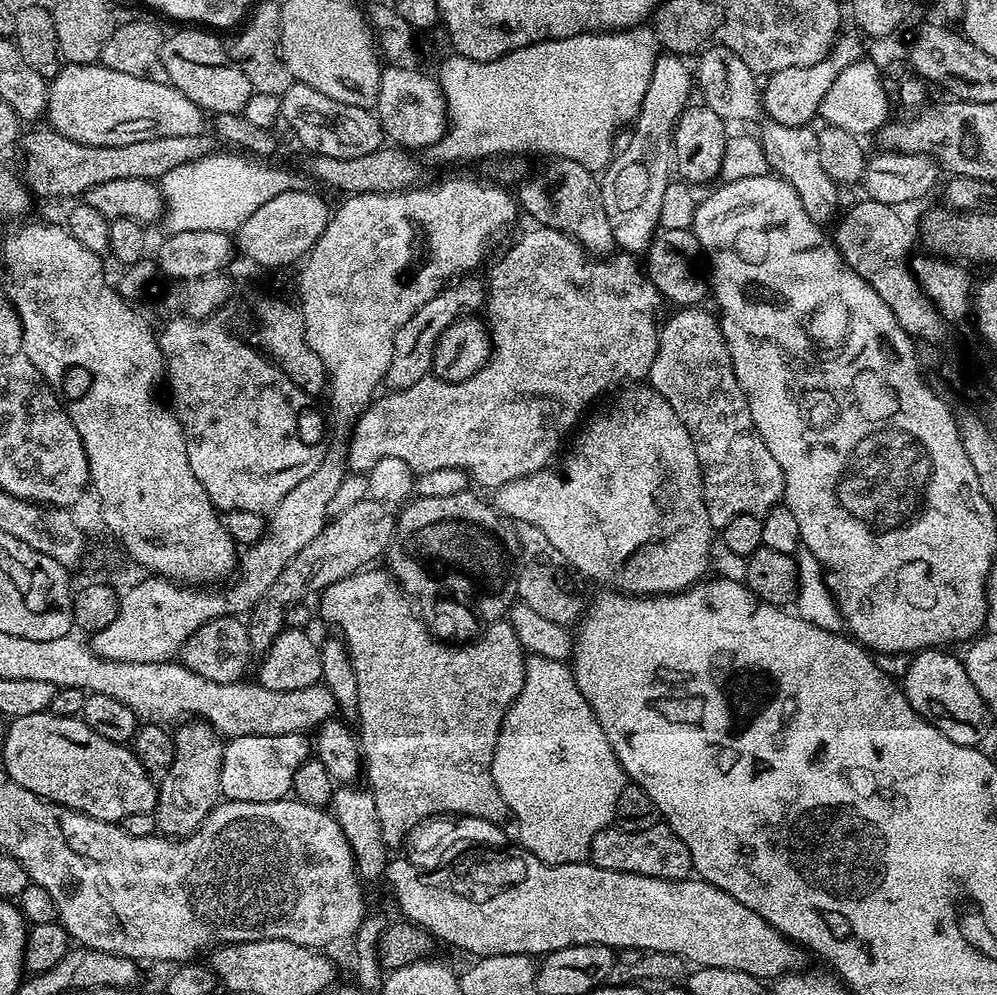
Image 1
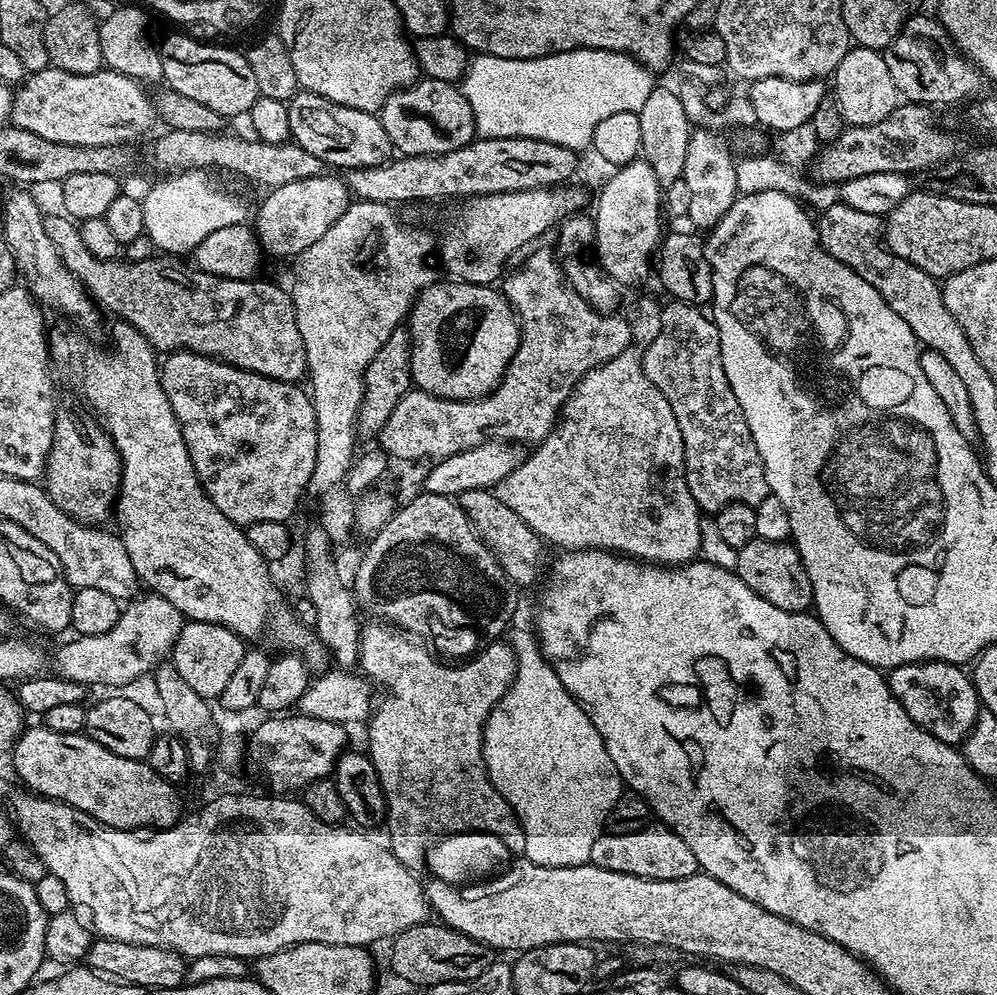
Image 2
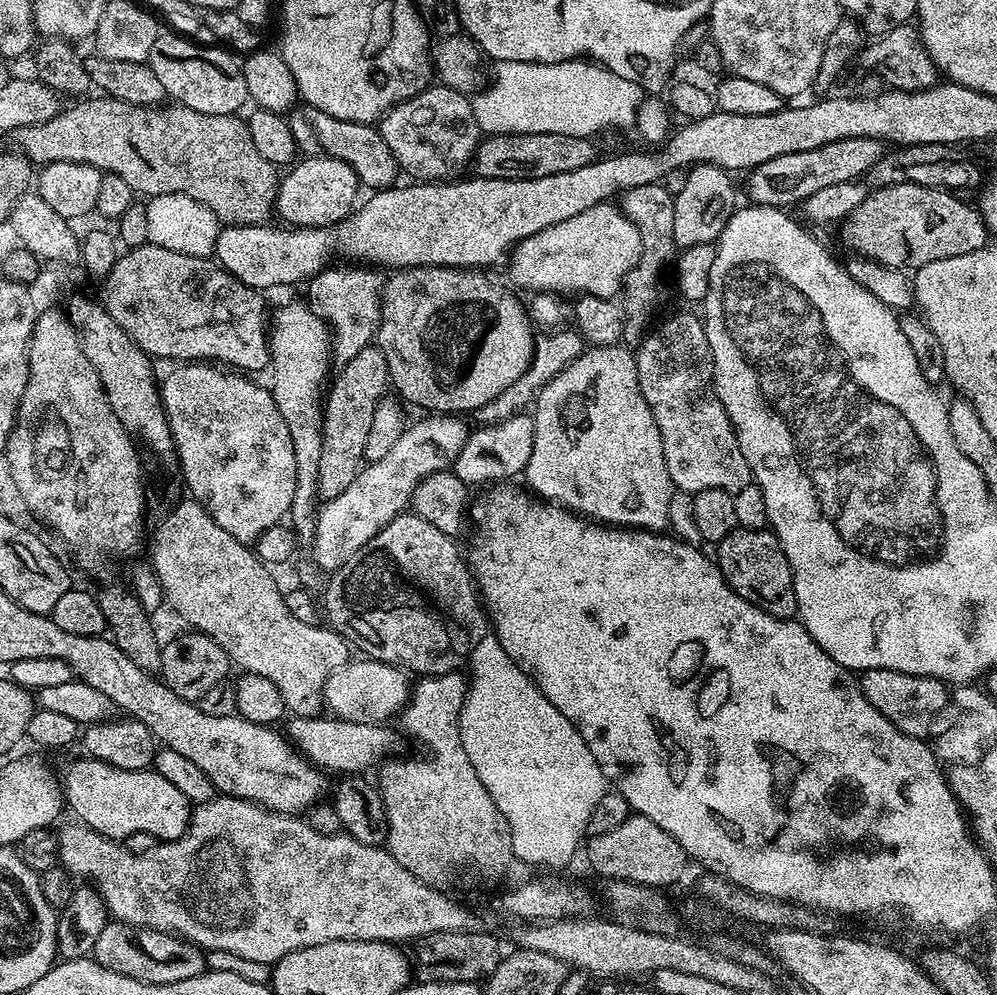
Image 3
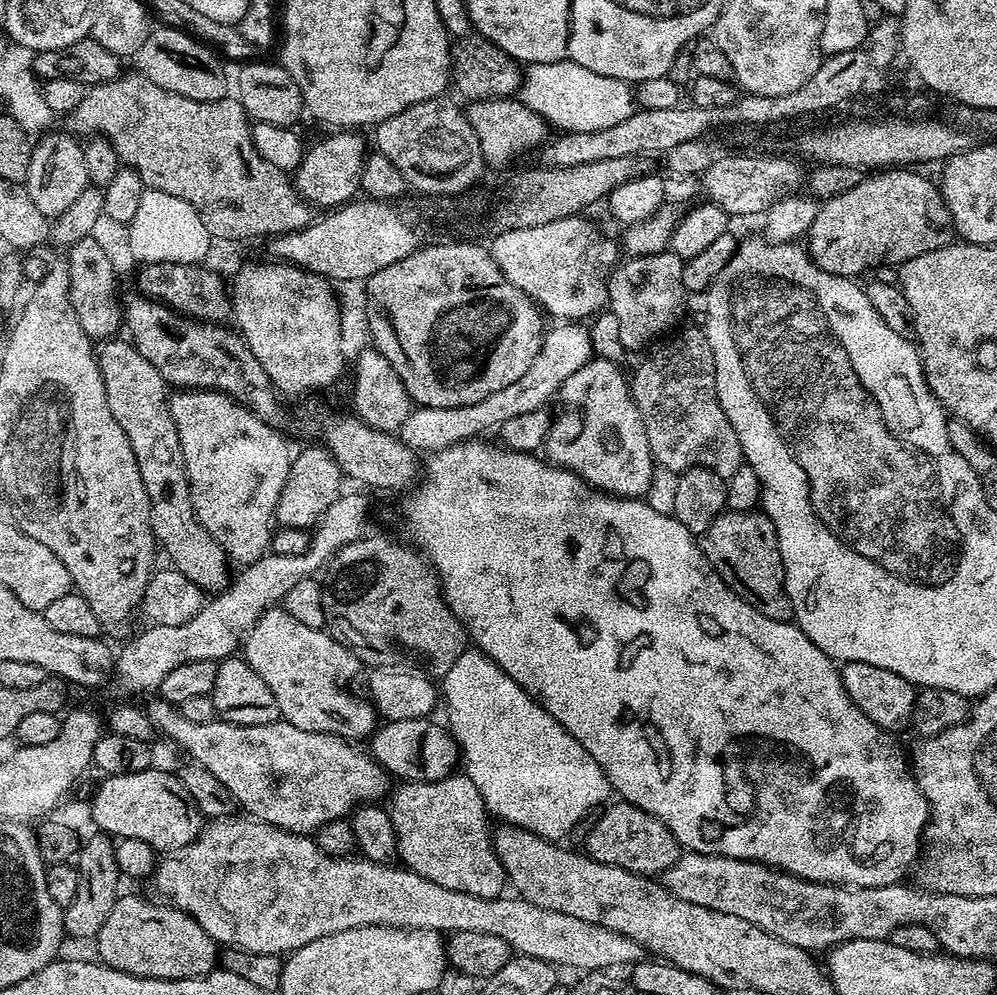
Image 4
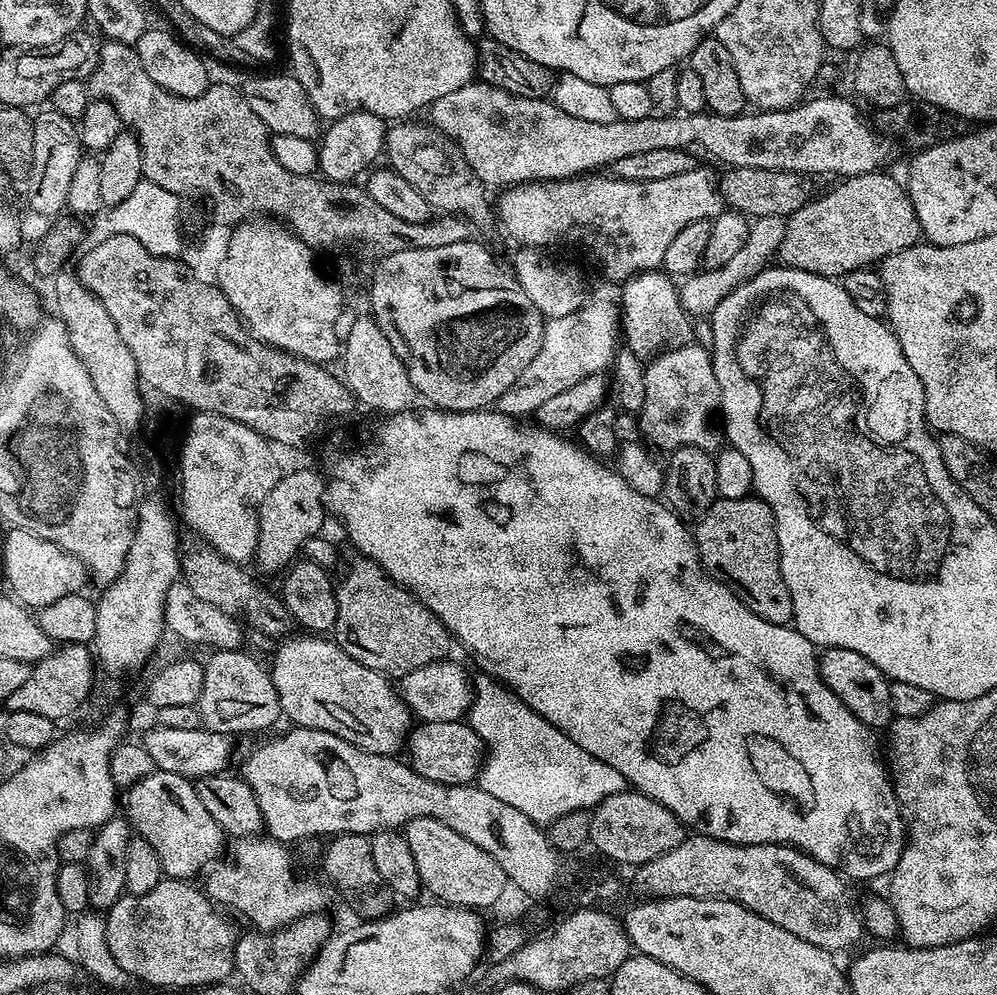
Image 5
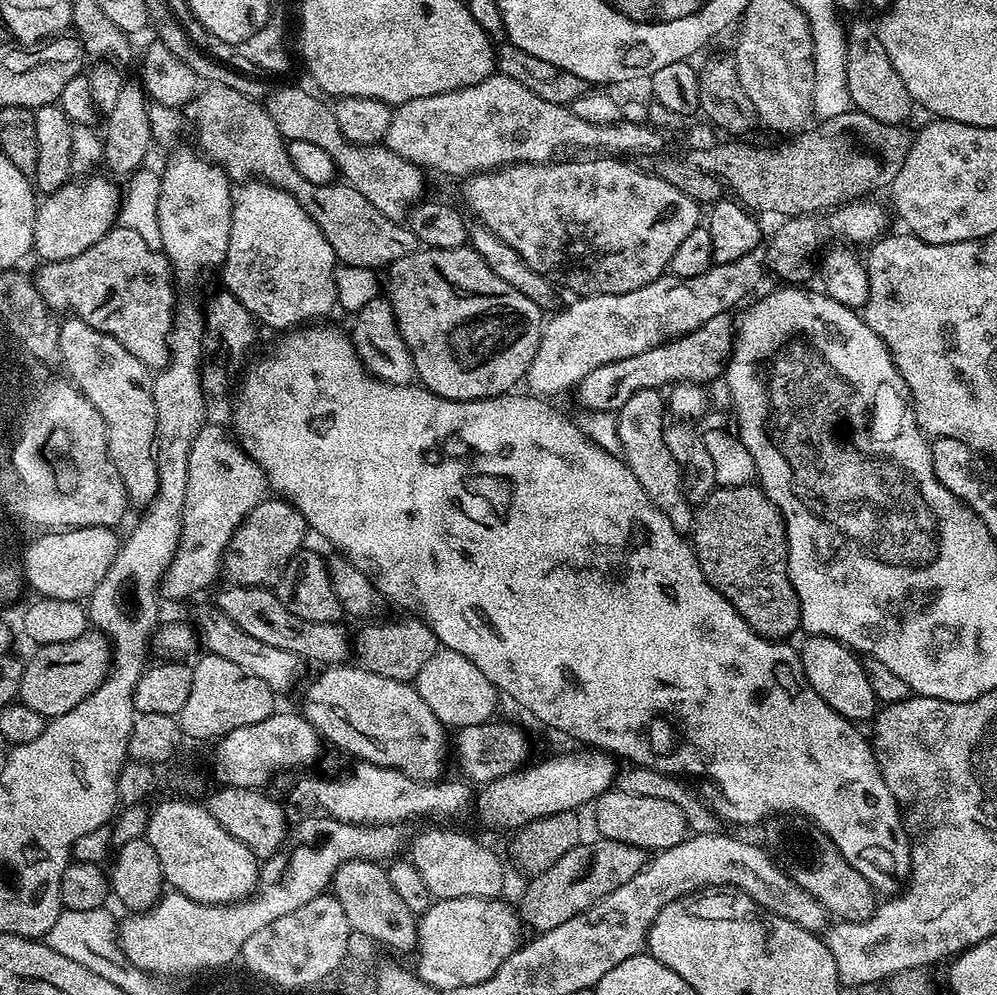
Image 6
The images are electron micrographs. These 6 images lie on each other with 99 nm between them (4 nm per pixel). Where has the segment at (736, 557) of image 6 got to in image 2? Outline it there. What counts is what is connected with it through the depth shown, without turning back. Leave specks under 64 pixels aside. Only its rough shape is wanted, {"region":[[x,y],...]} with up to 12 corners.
{"region":[[754,538],[737,548],[737,576],[770,606],[813,607],[796,545]]}

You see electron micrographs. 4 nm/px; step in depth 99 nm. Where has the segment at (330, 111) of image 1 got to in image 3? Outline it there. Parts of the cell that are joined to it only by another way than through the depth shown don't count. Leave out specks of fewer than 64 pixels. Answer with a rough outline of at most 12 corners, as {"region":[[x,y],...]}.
{"region":[[305,103],[287,118],[305,157],[346,162],[383,190],[401,166],[379,127]]}

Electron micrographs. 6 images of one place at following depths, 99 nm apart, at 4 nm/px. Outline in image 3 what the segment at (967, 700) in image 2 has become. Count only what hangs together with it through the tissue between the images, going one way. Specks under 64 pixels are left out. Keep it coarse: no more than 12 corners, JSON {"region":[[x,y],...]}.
{"region":[[871,668],[870,702],[900,730],[927,737],[950,704],[945,681]]}

